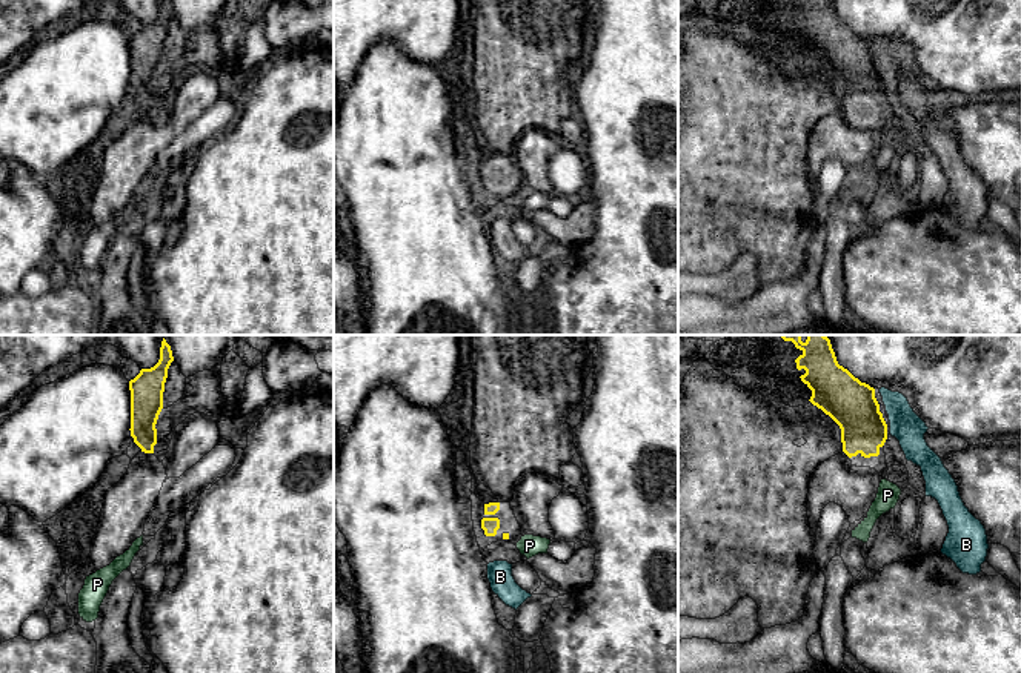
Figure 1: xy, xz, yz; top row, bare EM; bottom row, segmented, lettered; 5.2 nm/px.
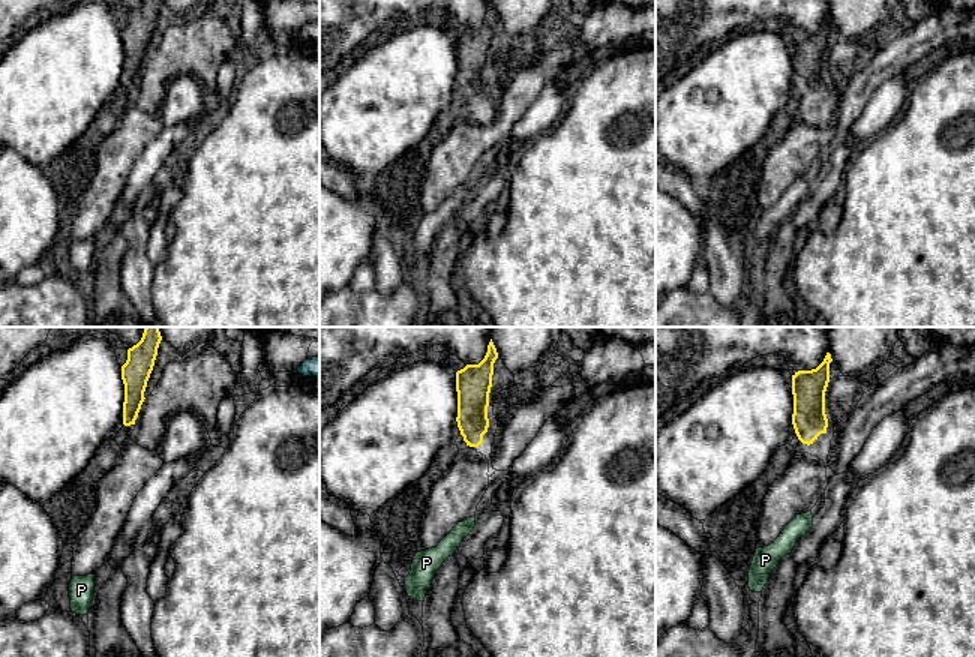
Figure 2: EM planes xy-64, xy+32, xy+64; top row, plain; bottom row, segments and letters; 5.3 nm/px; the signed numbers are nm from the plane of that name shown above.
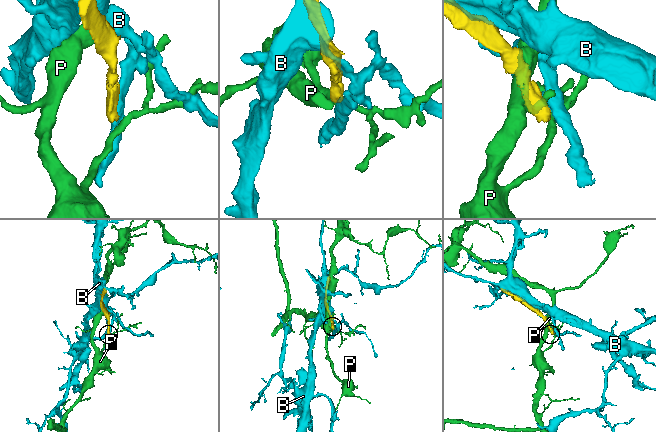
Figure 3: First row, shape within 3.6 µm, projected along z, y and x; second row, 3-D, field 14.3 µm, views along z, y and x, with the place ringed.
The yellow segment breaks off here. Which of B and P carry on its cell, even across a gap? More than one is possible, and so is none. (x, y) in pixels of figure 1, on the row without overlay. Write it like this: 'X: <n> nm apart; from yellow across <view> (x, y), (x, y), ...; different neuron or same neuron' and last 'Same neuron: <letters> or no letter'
B: 20 nm apart; from yellow across yz (886, 80), (891, 80); different neuron
P: 50 nm apart; from yellow across xz (508, 194), (517, 198); different neuron
Same neuron: no letter

